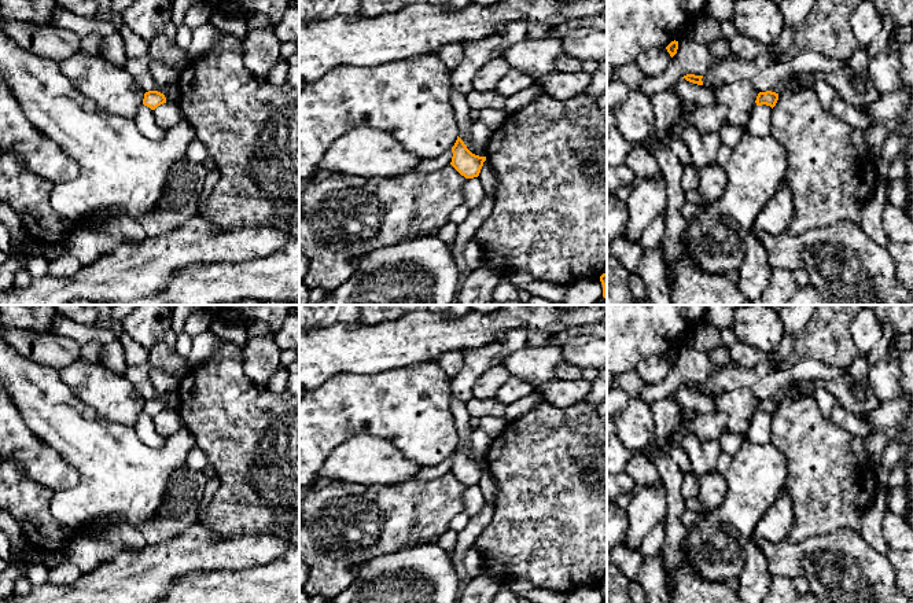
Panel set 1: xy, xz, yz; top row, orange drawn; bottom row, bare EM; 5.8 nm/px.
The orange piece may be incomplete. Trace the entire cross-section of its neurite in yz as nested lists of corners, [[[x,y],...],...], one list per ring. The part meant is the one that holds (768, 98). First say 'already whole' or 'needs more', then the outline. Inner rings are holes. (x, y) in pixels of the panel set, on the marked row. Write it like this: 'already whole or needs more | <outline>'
already whole | [[[766,91],[766,92],[758,93],[755,103],[756,103],[756,106],[766,104],[773,109],[776,106],[777,100],[778,100],[778,93]]]

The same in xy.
already whole | [[[148,91],[144,93],[143,104],[155,110],[158,106],[166,103],[166,98],[163,93],[158,91]]]

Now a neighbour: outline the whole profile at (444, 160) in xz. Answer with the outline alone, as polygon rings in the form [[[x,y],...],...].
[[[452,147],[445,151],[443,154],[441,154],[437,158],[430,158],[430,159],[423,159],[415,169],[413,172],[417,173],[427,173],[427,172],[437,172],[448,165],[450,165],[452,162]]]

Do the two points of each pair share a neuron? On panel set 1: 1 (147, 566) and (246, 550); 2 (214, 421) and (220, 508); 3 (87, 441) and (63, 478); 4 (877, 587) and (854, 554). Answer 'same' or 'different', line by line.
1: same
2: same
3: different
4: same

